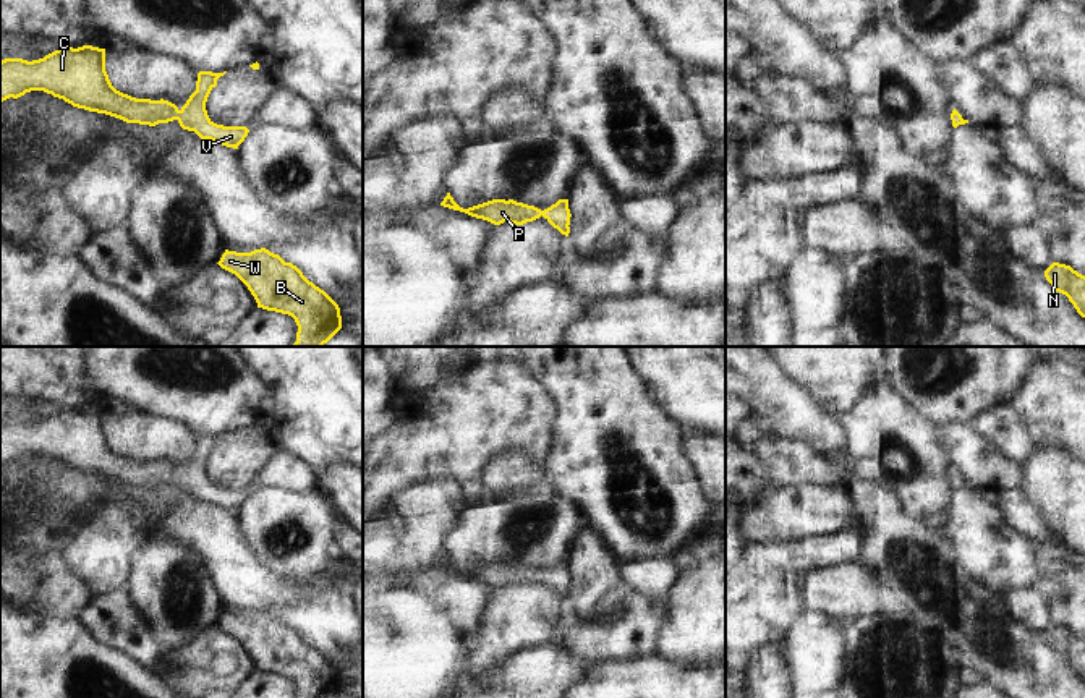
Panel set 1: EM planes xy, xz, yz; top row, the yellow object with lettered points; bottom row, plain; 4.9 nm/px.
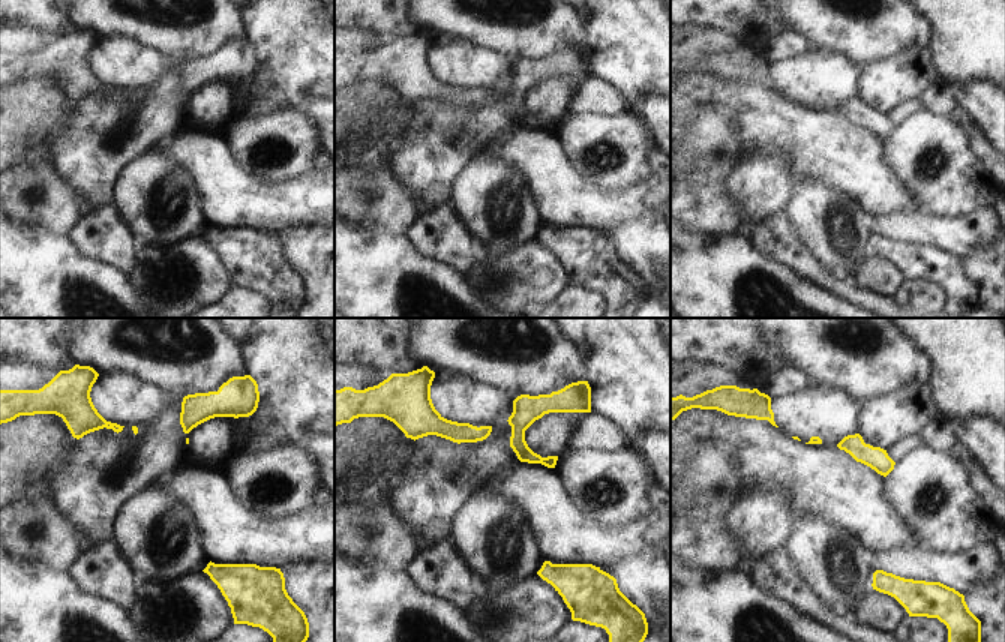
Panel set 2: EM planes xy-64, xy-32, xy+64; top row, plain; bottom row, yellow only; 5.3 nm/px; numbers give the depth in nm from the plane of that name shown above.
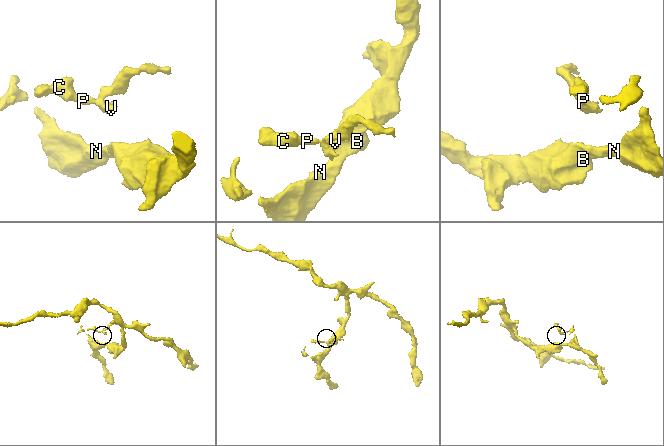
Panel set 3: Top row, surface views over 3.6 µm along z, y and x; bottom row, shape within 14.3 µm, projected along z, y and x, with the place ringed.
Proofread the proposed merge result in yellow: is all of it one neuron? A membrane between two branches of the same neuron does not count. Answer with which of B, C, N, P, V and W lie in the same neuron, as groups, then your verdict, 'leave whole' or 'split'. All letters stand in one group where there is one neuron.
groups B C N P V W; leave whole

